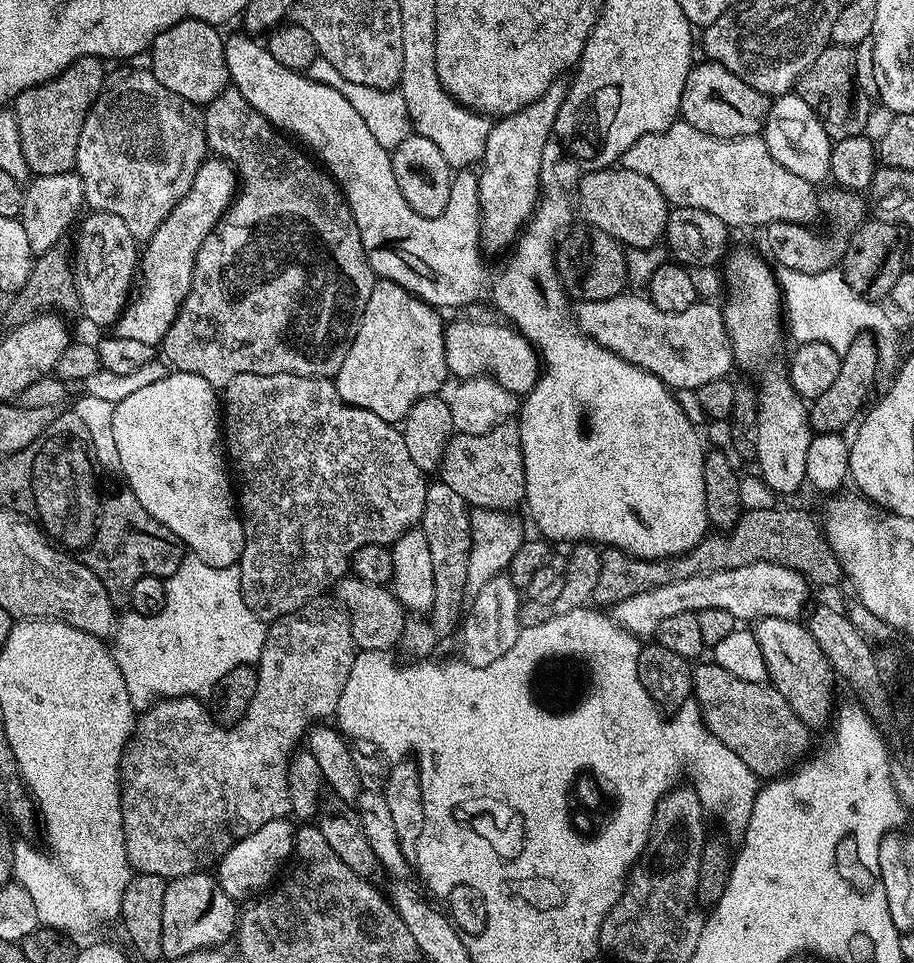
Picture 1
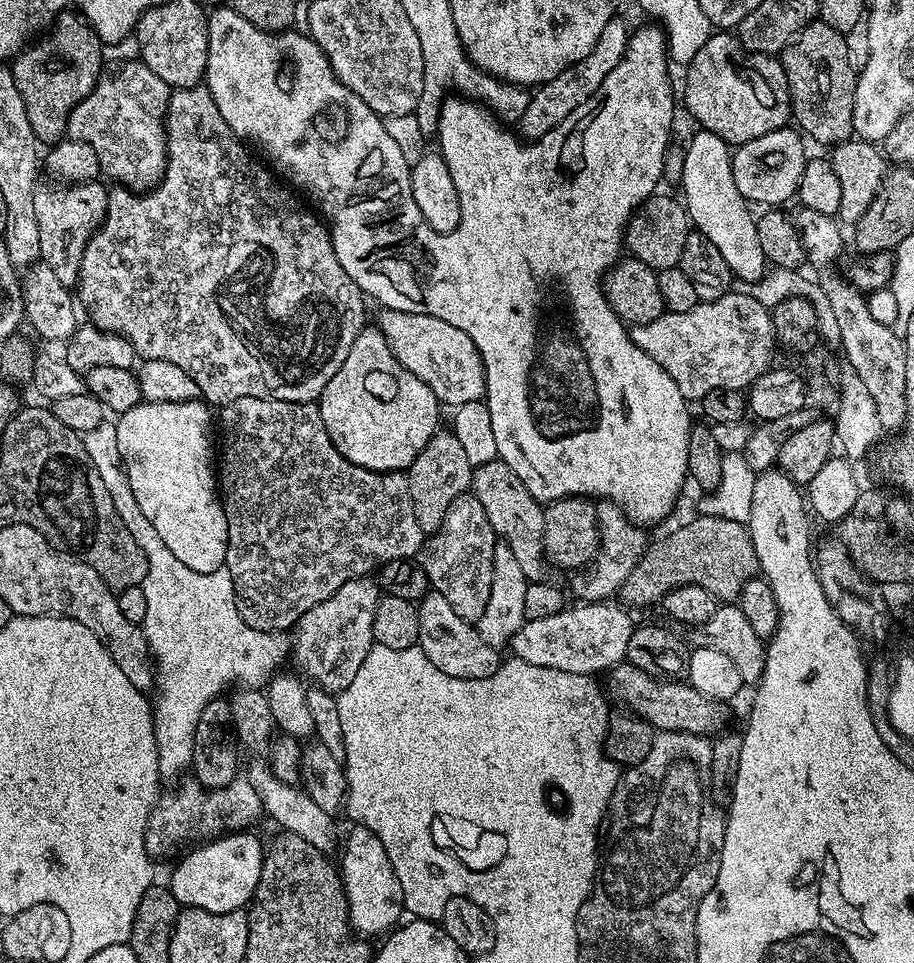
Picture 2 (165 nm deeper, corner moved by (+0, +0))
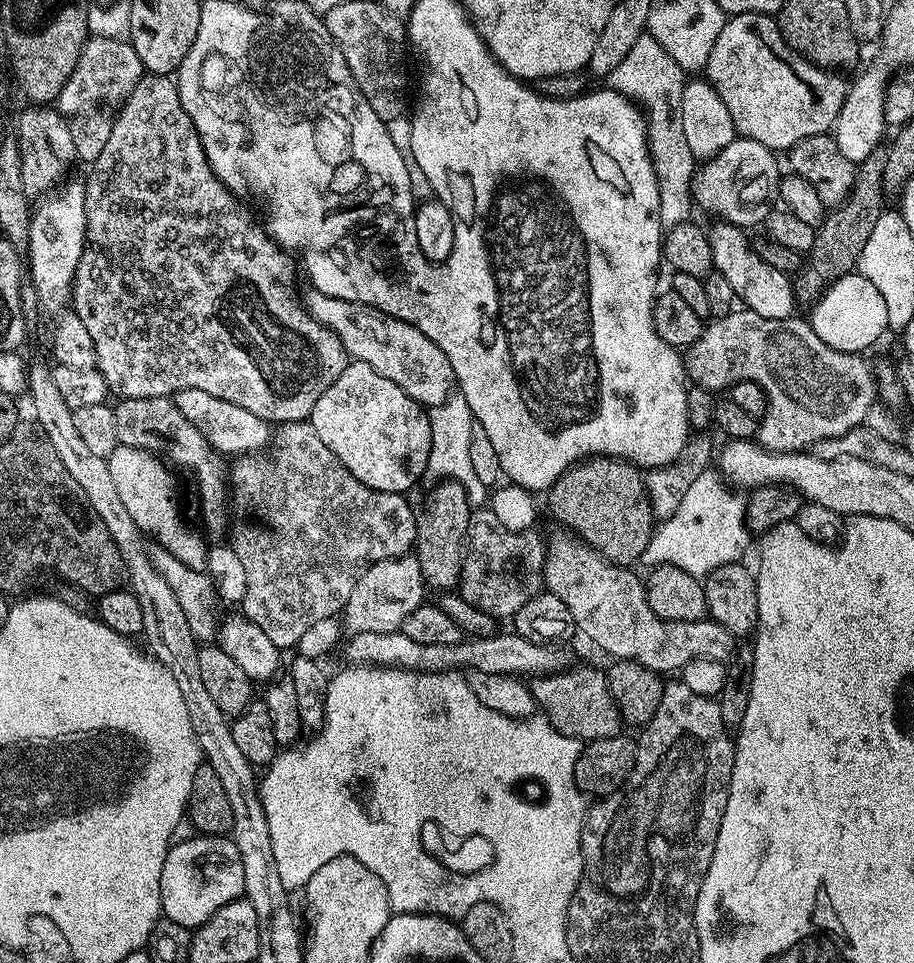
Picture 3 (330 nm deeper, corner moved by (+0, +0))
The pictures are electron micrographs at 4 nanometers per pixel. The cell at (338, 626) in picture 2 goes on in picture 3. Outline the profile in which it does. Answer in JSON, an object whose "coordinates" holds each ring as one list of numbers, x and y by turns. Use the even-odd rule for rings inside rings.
{"coordinates":[[415,555,399,556,396,560,383,560,370,567,358,578,348,604,342,613,342,628,345,633,386,634,399,632,406,614,425,603,426,585,422,566,418,566]]}

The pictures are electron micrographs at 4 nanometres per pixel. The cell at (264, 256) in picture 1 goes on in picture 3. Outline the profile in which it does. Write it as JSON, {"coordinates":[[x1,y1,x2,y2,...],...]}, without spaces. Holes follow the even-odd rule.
{"coordinates":[[146,74,138,82,138,86,134,86,134,90,119,105,118,111,115,113,112,121,112,129,110,130,110,139,106,141,106,146,102,146,102,154,98,154,98,158,91,161,90,168,92,173,86,176,84,185,84,193,86,194,86,222,88,223,88,241,84,243,84,253,80,259,80,265,76,271,76,281,72,283,72,299,70,301,71,311,78,314,78,318,82,318,82,326,86,326,86,331,90,333,90,342,94,342,94,350,96,351,96,368,104,376,105,382,108,383,108,391,116,398,154,398,155,396,171,397,173,393,182,388,197,388,198,390,206,390,206,394,214,394,214,398,226,398,226,402,234,402,234,406,242,406,242,410,250,410,250,414,258,414,258,418,268,421,269,425,279,426,281,424,289,424,290,422,298,422,299,420,307,421,314,410,314,402,318,402,318,398,322,398,322,394,326,394,326,390,332,385,342,374,342,370,346,370,346,366,350,363,348,351,342,346,340,339,335,336,323,324,320,324,313,316,309,316,307,311,292,297,292,292,288,289,288,283,292,280,292,260,293,257,285,252,280,245,272,241,271,236,264,231,259,223,252,221,252,216,243,208,241,201,233,196,232,191,222,183,214,174,214,170,210,166,210,162,204,153,204,147,200,141,200,135,194,130,194,122,190,122,190,118,186,114,186,110,180,101,180,95,176,89,175,79,171,75,153,76]]}

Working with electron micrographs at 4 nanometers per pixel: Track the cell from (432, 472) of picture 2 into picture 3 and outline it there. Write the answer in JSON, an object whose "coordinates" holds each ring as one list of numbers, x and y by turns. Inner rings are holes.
{"coordinates":[[441,479,440,484,428,496,424,504,424,513,421,511,416,518,416,542,414,555,418,566,422,566,425,585,429,589,452,590,459,585,460,567,464,564,464,553,466,551,466,537,470,531,470,505,468,495,464,487,457,480]]}

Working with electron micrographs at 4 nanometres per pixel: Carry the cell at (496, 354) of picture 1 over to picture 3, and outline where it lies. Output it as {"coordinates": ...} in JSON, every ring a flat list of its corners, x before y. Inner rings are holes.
{"coordinates":[[308,290,304,300,302,296,302,304,309,316,313,316,340,339,352,360,366,362,366,366,372,366,378,374,382,374,382,378,390,378,394,386,402,386,405,394,414,398,419,404,425,406,441,404,453,395,454,377,450,358,446,358,446,354,442,354,442,350,438,350,438,346,434,346,434,342,430,342,430,338,426,338,426,334,422,334,422,330,418,330,413,324,402,322,365,304,346,302,342,298,330,298,315,290]]}

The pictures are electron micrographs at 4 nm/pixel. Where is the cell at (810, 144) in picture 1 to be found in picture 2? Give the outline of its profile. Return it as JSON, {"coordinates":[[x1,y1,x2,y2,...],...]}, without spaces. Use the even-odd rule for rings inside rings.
{"coordinates":[[785,126,774,130,770,134,762,134,762,138,754,138,750,142,739,145,732,153,734,186,738,186,738,194,742,194,745,200,753,205,764,204,760,206,784,206,780,204,786,203,790,198,793,199,800,185,802,170,806,163,803,143,805,144,805,141,795,127]]}

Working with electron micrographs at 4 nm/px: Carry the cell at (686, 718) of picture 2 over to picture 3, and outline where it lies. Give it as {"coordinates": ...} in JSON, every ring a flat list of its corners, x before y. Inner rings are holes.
{"coordinates":[[575,668,540,674,531,681,532,696,539,711,563,736,573,736,575,740,587,742,621,735,622,721,620,707,610,694,608,677,596,668]]}

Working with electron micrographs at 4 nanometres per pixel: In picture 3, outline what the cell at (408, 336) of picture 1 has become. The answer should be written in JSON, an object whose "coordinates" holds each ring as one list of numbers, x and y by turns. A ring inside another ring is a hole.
{"coordinates":[[352,360,348,363,346,370,342,370,326,394,314,402,310,422,318,438,322,438,322,446,326,446,326,450,330,450,330,454,334,454,338,462,342,462,342,466,346,466,346,470,358,478,358,482,374,490,408,494,420,479,425,479,432,445,425,405,407,396,402,386,394,386,390,378,382,378,382,374,378,374,372,366,366,366,366,362]]}

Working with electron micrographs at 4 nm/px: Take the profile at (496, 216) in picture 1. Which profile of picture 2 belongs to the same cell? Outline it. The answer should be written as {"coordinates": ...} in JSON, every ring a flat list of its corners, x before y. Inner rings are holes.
{"coordinates":[[614,18,606,22,606,30,602,30,602,38,594,42,594,50,586,54,582,62,574,62,566,66,566,70,562,70,558,78,550,78,550,82,539,85,529,95,526,110,523,111,522,118,518,121,519,135,525,141,541,140,546,134,550,134,550,130,554,130,554,126,570,118,570,114,574,114,574,110,578,110,578,106,582,106,582,102,586,102,586,98,590,98,594,90,598,90,598,86,606,82,610,70,614,70,614,66,622,62,628,45,630,27,628,28,626,21,620,19]]}

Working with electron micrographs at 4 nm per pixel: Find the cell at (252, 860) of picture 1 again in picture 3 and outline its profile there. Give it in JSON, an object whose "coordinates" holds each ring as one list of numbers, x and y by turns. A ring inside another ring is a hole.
{"coordinates":[[199,834,193,835,193,840,184,840,173,843,166,854,166,862,162,862,162,882,160,883,160,890,158,893,158,908,167,919,178,922,182,926,186,926,189,930,195,930,201,924,205,924,210,917,218,910,222,910,222,906,226,906,230,902,241,899,244,896,244,879,242,878,242,854,238,854,238,846,228,836,201,836]]}

